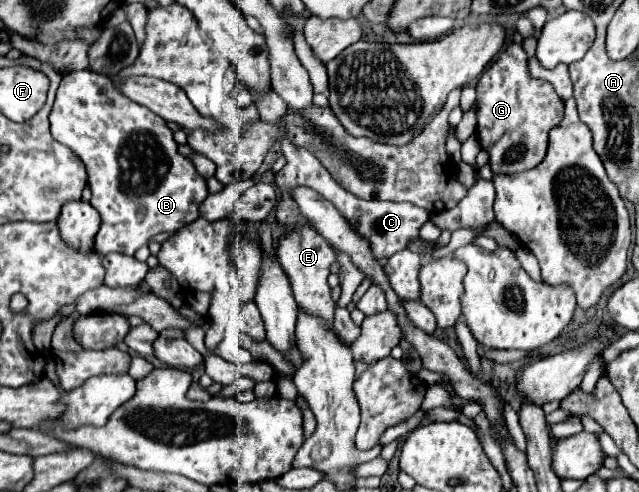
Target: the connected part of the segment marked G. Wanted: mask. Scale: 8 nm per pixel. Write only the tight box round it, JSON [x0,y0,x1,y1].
[476,44,564,174]

